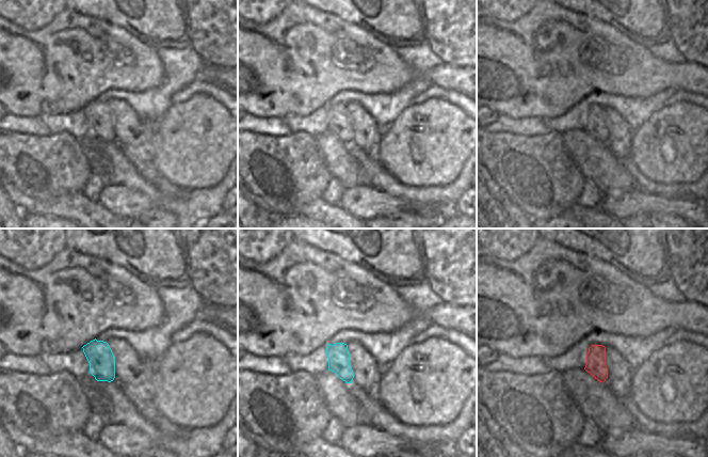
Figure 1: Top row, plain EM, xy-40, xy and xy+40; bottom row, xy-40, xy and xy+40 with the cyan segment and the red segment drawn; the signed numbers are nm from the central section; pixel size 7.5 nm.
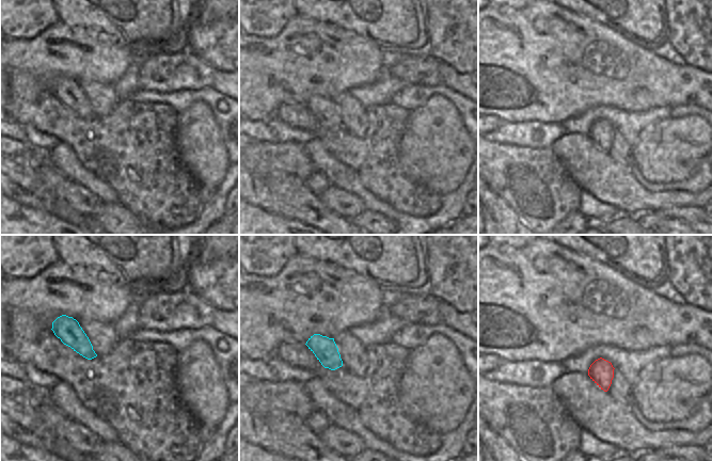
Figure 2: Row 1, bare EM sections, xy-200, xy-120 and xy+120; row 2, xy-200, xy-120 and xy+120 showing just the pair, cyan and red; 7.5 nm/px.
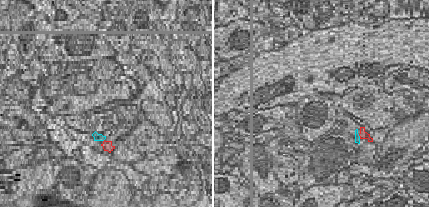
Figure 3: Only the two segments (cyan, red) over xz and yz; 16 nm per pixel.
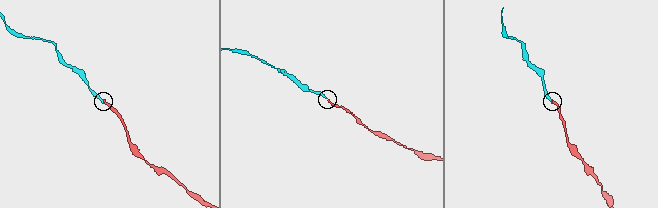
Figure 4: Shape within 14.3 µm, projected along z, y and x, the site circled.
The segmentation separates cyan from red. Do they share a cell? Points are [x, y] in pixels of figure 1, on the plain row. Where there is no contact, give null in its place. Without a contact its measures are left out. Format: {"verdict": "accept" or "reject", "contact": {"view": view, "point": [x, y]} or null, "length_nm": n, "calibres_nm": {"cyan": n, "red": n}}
{"verdict": "accept", "contact": null}

